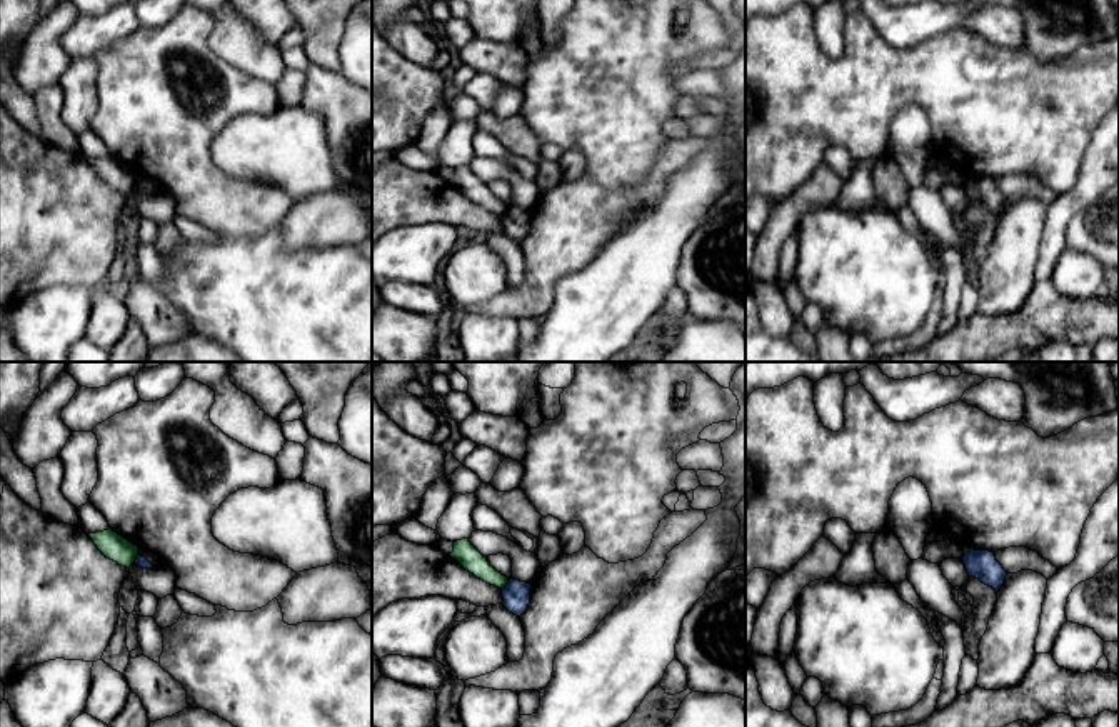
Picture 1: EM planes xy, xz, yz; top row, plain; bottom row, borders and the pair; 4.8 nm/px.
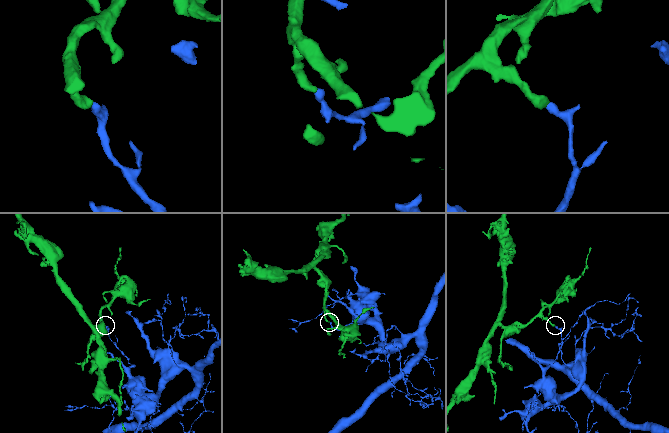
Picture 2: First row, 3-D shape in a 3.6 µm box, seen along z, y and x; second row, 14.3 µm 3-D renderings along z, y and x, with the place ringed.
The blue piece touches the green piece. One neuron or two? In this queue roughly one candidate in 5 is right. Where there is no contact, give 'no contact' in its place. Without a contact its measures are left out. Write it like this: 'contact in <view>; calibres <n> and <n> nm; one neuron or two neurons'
contact in xz; calibres 130 and 110 nm; two neurons

